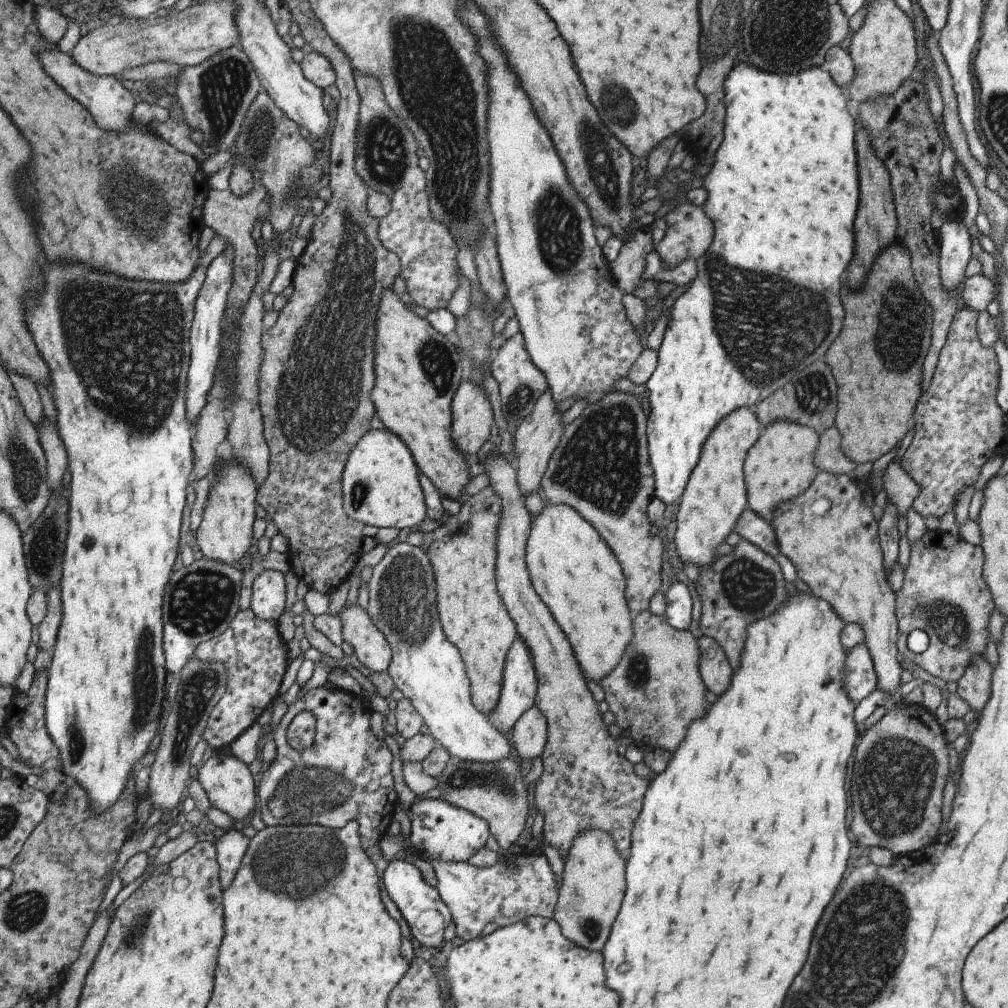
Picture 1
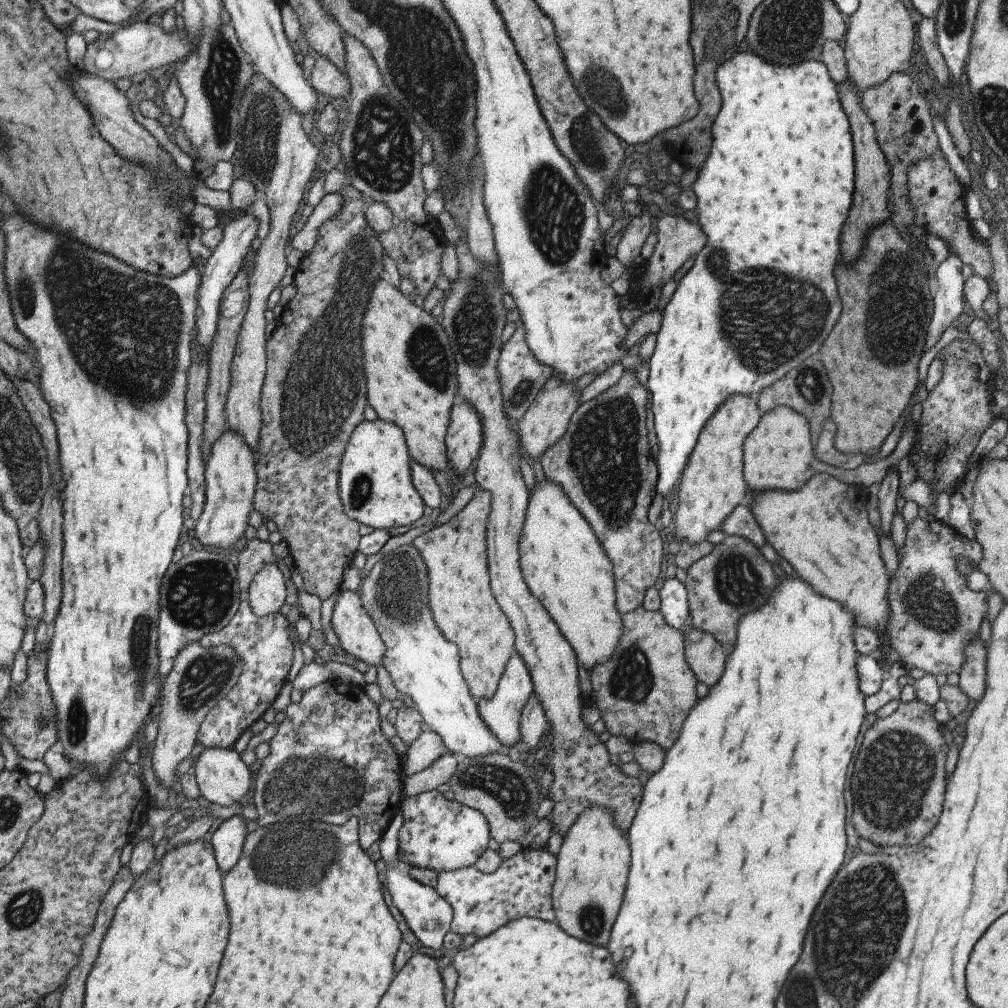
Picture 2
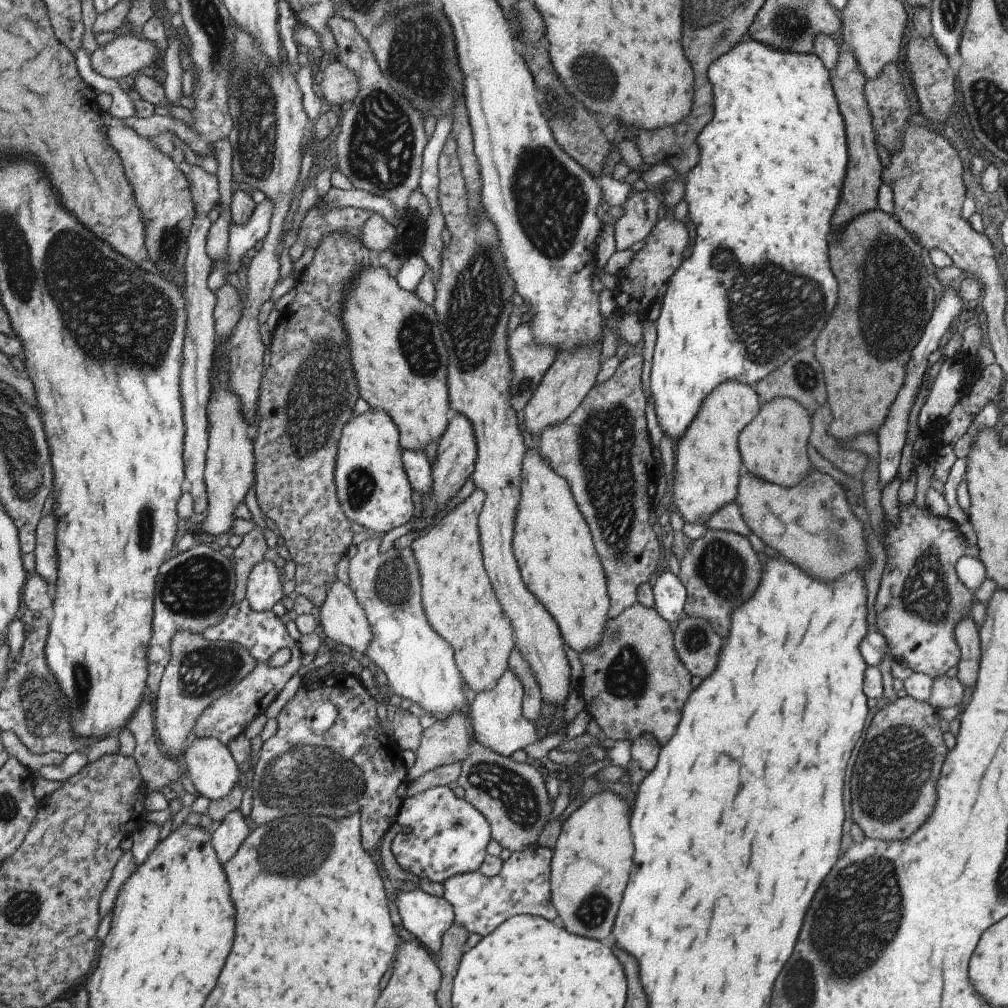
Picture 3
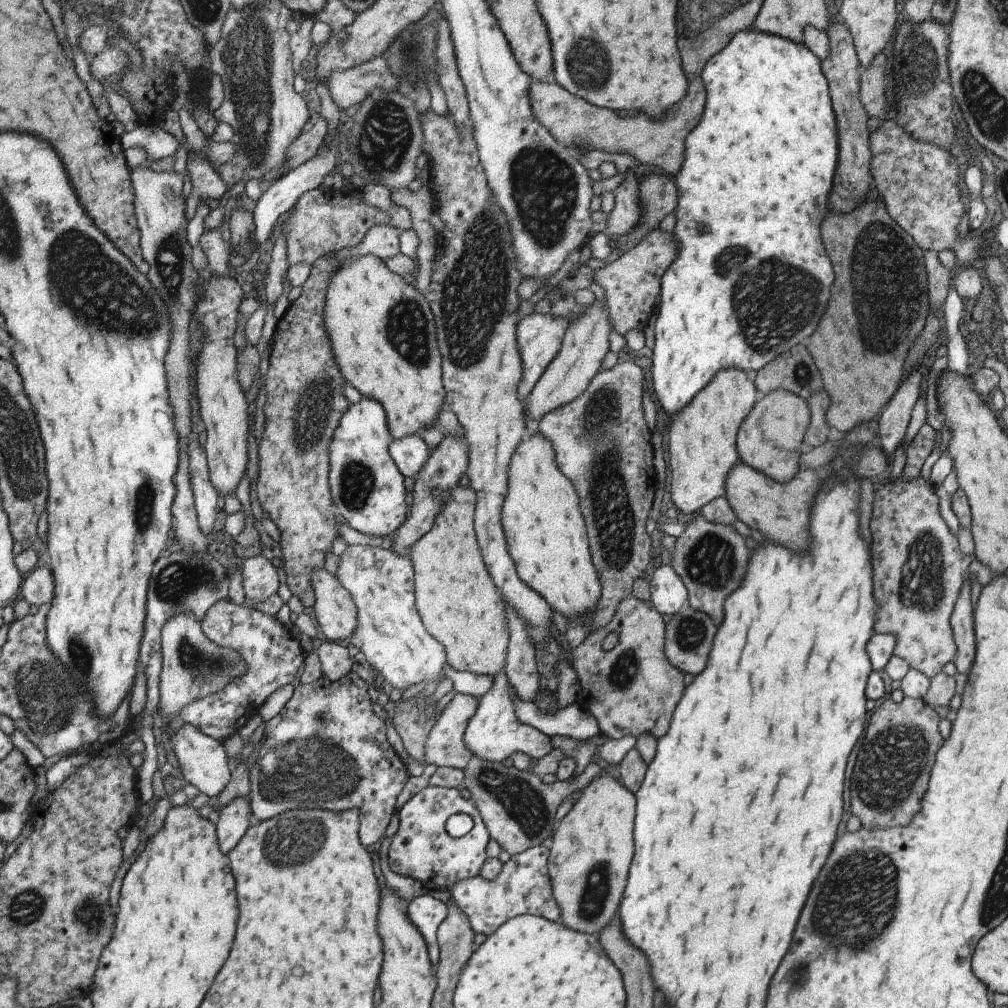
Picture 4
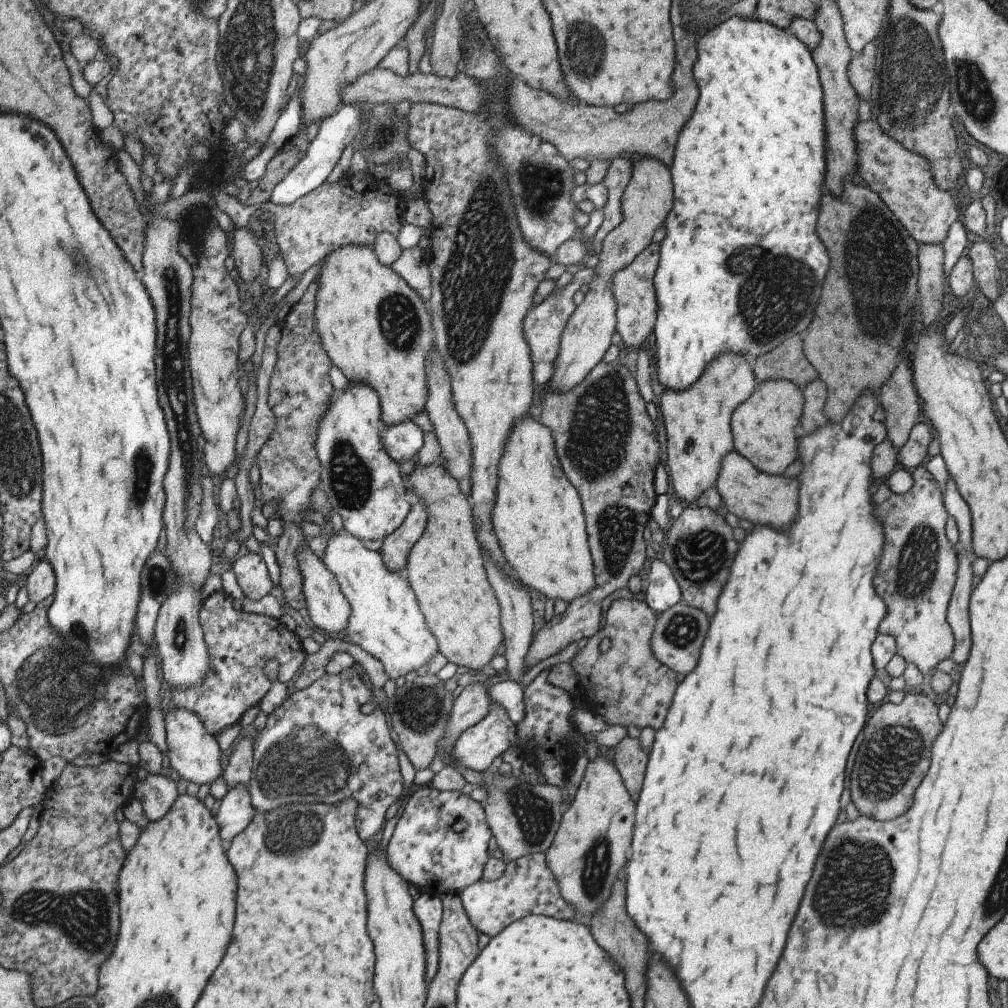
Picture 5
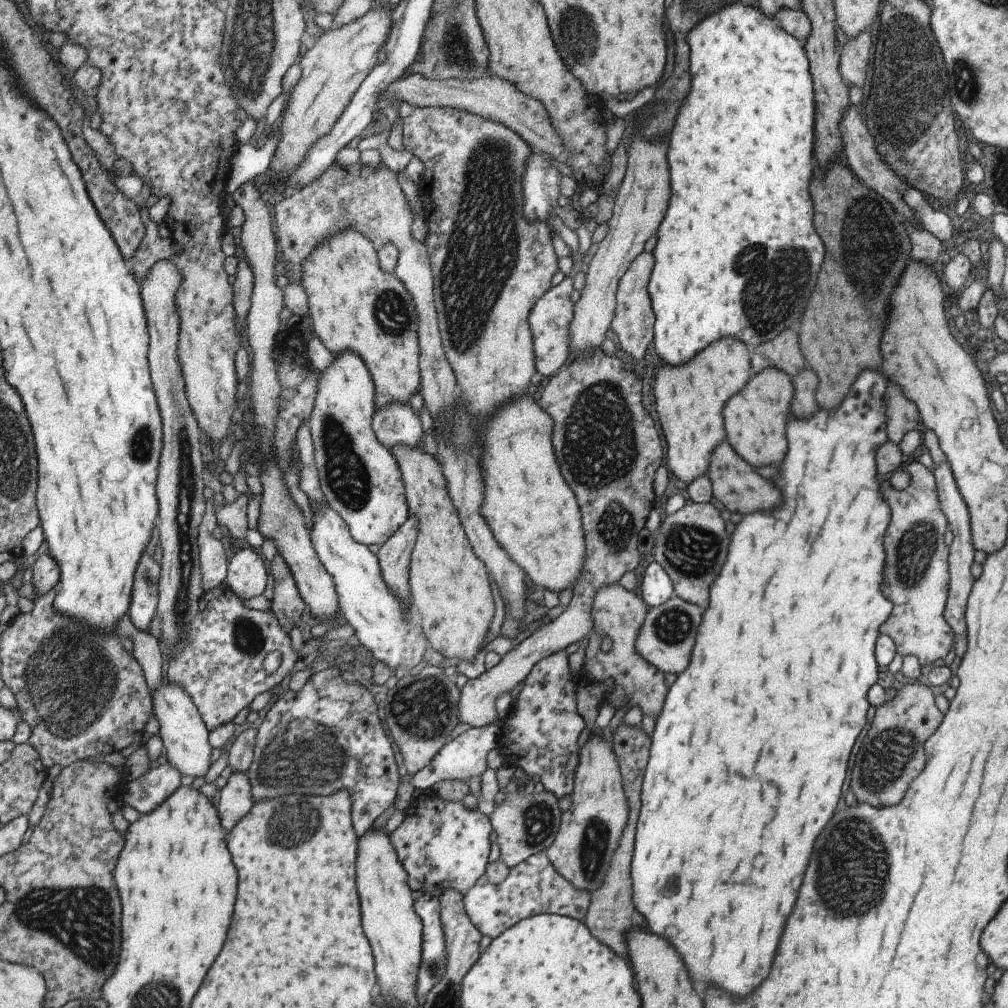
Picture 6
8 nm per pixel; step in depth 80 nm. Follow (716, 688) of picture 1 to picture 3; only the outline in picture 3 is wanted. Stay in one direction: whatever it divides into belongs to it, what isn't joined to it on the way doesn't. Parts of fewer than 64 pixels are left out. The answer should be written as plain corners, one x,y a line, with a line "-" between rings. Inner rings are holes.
683,614
678,618
672,635
675,654
687,672
697,678
705,678
713,670
721,646
719,636
713,632
709,622

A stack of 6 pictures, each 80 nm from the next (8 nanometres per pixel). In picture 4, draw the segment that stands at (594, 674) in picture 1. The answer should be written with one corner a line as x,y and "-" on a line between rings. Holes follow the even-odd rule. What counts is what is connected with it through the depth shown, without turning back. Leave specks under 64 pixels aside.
541,434
519,440
510,458
501,528
515,572
566,618
565,638
571,650
589,634
588,614
596,609
601,587
590,555
585,523
571,481
557,468
551,443

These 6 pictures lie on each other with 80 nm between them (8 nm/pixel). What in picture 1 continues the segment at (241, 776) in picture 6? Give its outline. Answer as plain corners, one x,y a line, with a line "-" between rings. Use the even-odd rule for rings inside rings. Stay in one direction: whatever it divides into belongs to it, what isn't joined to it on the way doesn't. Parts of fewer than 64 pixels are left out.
237,825
226,830
214,840
217,851
218,874
221,887
230,885
235,871
241,864
241,859
247,848
249,839
245,837

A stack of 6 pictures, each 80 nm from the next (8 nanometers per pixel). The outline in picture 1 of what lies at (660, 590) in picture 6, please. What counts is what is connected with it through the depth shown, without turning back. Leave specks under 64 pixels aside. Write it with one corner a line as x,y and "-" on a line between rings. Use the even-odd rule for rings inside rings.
681,582
670,584
664,594
664,601
664,615
667,622
674,629
685,631
691,622
691,610
693,610
693,600
687,587

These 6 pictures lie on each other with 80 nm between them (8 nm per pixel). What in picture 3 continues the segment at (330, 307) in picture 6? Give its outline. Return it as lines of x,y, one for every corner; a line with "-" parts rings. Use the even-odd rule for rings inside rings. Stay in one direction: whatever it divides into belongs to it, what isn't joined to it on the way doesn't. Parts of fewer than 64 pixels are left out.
367,265
351,274
346,293
340,302
339,320
349,344
349,362
359,388
358,396
372,409
384,410
398,430
401,449
423,451
425,445
439,438
449,420
446,385
447,355
441,340
440,326
434,310
415,295
401,289
394,275
381,266

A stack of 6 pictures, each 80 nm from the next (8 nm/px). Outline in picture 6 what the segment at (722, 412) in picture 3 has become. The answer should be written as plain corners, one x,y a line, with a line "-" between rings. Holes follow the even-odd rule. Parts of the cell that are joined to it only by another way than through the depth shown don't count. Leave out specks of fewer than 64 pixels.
727,337
719,338
719,342
711,342
711,346
701,349
684,365
668,365
661,363
660,360
654,366
654,376
651,378
651,400
655,403
657,420
667,444
667,466
682,483
694,481
699,475
706,476
710,452
719,441
725,441
722,408
735,393
742,390
752,375
750,355
750,348
745,346
743,341

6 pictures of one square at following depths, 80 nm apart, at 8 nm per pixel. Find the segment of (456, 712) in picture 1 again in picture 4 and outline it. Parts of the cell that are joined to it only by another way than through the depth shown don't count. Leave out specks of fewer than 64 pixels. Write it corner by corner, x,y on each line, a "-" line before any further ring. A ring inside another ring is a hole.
347,545
346,551
339,555
335,578
343,585
349,593
356,608
356,627
348,638
348,643
356,646
368,662
381,676
391,684
392,688
405,689
412,684
439,678
434,682
437,687
441,676
441,666
446,663
444,648
422,625
418,610
416,609
413,588
413,570
408,556
393,554
389,549
373,547
369,545

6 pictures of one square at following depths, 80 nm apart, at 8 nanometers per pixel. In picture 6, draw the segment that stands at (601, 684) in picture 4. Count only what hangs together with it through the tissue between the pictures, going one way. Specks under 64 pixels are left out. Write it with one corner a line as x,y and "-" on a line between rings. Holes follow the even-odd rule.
611,583
601,589
597,589
592,596
592,605
590,606
590,615
592,618
592,625
588,632
588,643
584,650
584,664
583,664
583,679
610,682
612,691
605,696
605,701
609,703
615,710
619,707
620,698
627,696
629,698
629,707
636,704
639,706
642,716
644,714
651,715
654,720
661,710
663,698
665,698
665,684
663,683
663,673
648,665
635,651
634,651
634,636
638,633
639,626
643,622
648,606
642,601
642,598
634,591
625,590
618,583
-
607,636
611,640
611,649
608,652
603,652
599,649
601,638

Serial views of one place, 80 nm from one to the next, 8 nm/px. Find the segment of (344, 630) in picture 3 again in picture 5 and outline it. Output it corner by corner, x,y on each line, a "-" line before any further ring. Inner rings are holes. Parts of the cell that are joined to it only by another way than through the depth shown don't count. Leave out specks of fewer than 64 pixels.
301,543
294,550
297,569
301,575
301,588
306,602
307,614
320,632
328,636
340,636
347,624
350,608
347,599
340,591
339,585
330,570
309,549
307,543

